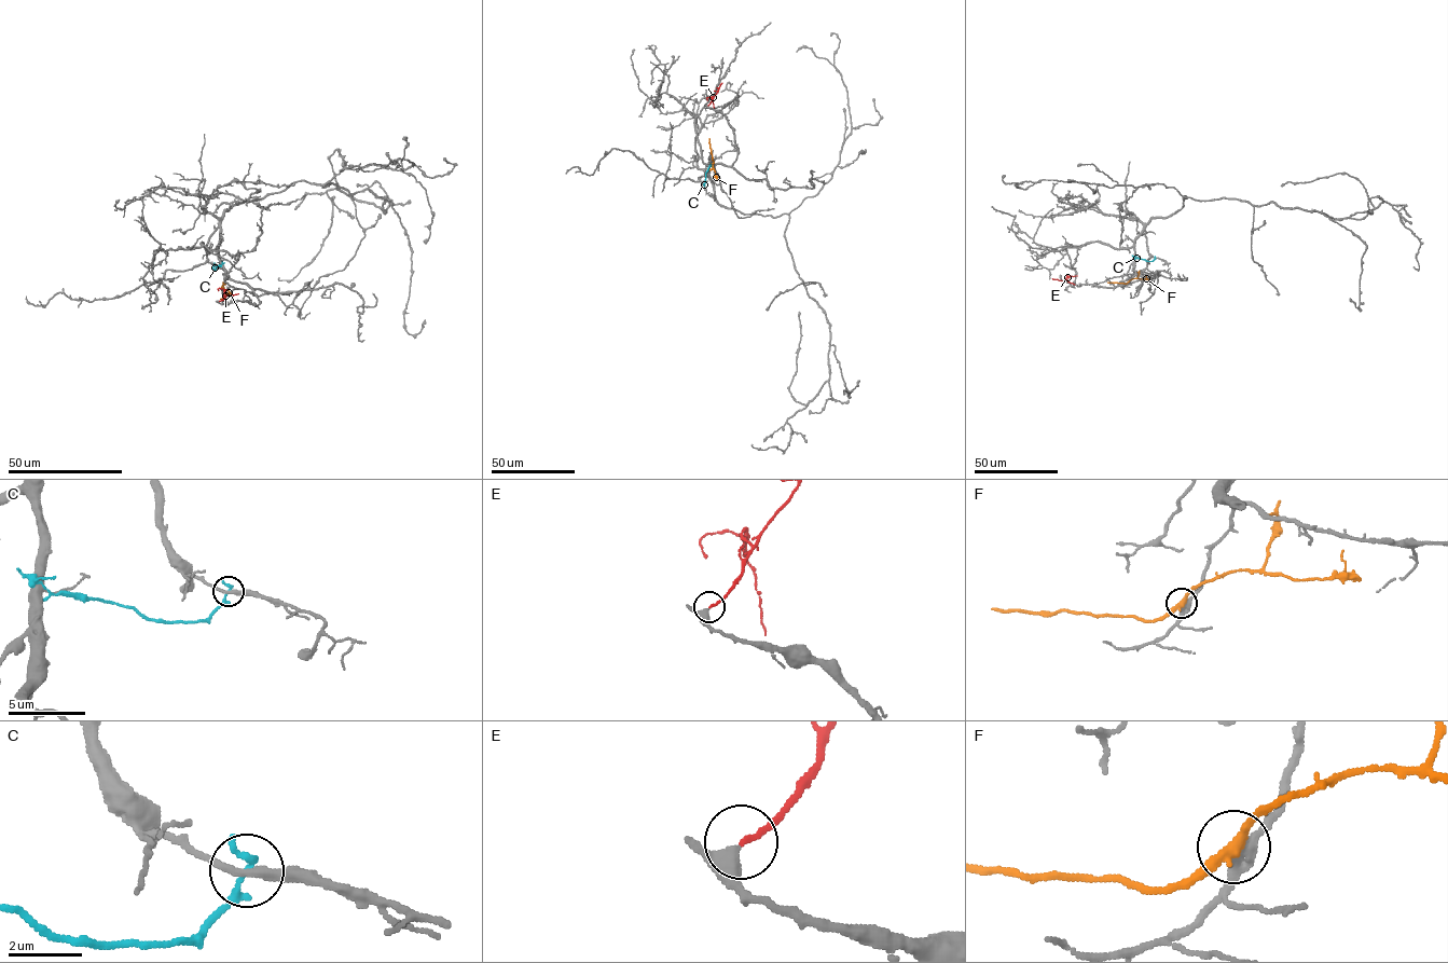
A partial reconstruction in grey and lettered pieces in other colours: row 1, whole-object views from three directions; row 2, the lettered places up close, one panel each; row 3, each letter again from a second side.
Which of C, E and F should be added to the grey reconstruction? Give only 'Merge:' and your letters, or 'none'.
Merge: E

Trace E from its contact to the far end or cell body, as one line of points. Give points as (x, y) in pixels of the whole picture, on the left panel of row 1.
E: (219, 301), (238, 293)

